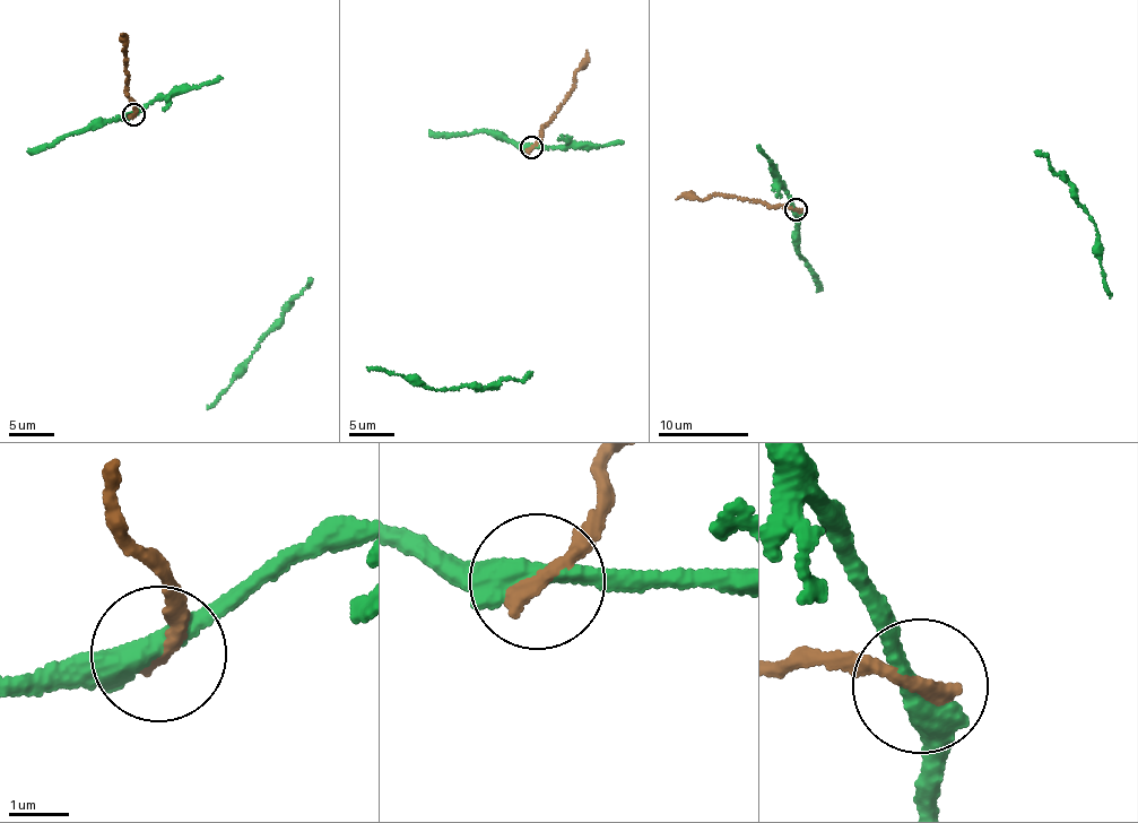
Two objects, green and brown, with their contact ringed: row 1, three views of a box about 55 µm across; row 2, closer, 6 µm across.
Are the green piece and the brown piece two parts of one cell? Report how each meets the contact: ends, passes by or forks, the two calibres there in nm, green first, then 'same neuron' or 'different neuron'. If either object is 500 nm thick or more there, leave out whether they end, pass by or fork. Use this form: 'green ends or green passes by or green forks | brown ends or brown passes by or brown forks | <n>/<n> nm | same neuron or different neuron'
green passes by | brown ends | 380/320 nm | different neuron

